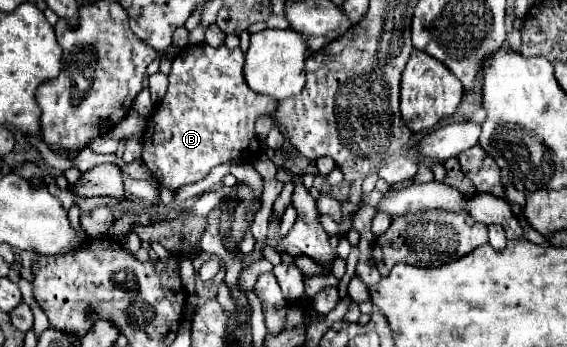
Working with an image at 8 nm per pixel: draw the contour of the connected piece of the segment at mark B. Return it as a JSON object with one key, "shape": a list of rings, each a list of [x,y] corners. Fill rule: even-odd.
{"shape":[[[206,43],[180,49],[176,59],[172,61],[172,73],[168,75],[168,91],[160,105],[154,109],[142,137],[142,161],[162,187],[178,189],[182,185],[202,181],[212,167],[232,159],[249,160],[260,149],[261,142],[254,131],[255,122],[260,115],[274,113],[276,99],[268,95],[256,95],[244,83],[242,67],[244,53],[240,49],[228,49],[226,45],[214,49]]]}

